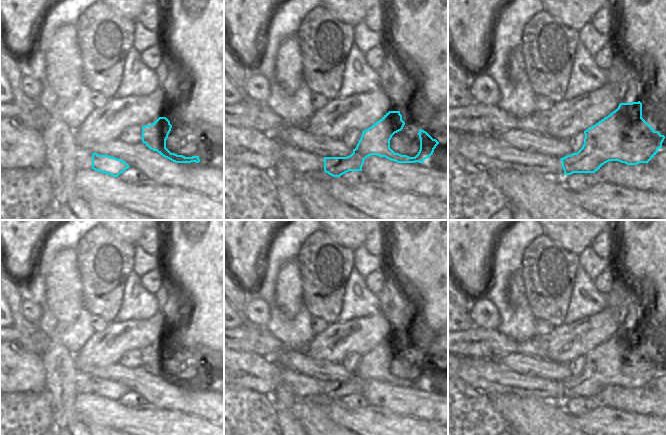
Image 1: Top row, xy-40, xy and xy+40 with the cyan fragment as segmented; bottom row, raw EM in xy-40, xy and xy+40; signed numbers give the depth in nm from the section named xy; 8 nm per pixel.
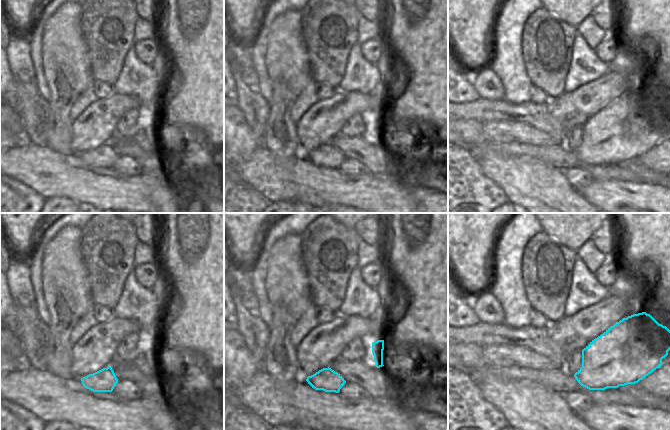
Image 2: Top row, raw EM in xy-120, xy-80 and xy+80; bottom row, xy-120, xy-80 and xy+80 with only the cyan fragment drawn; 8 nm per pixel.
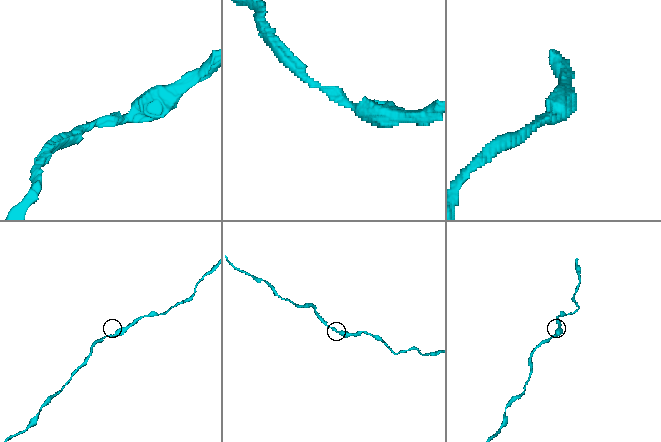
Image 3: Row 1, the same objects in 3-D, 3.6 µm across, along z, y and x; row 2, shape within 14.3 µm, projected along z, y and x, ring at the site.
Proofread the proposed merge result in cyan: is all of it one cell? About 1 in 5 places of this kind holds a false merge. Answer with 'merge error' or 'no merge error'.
no merge error

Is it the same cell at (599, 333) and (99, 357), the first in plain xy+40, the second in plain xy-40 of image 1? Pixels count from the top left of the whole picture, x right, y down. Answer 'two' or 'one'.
one

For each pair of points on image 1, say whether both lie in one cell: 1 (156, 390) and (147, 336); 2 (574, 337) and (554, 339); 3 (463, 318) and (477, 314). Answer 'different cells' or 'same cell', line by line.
1: different cells
2: same cell
3: different cells

